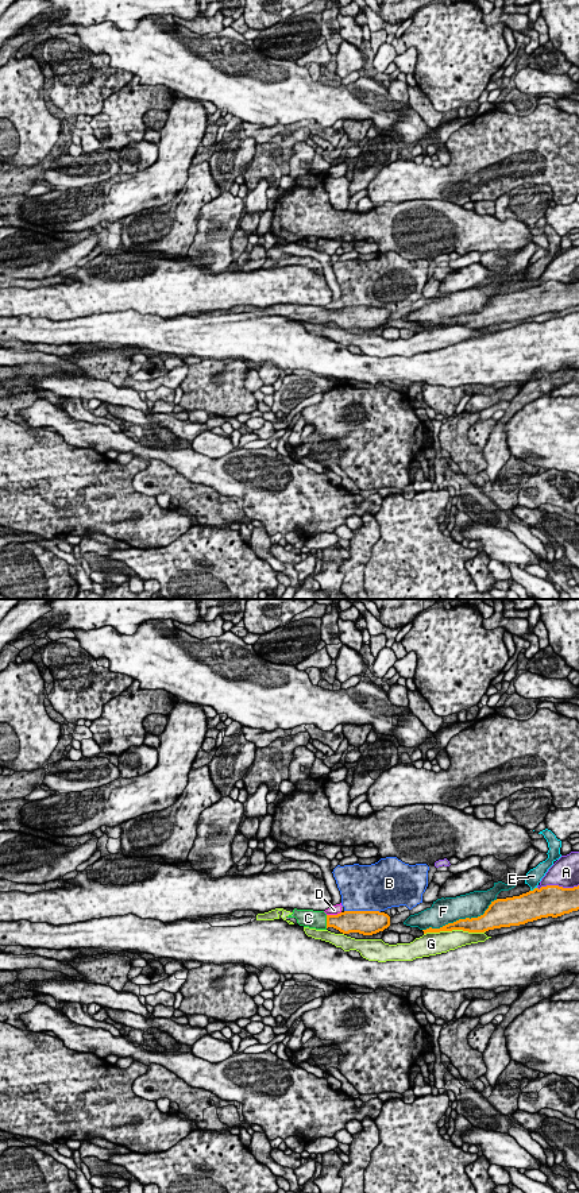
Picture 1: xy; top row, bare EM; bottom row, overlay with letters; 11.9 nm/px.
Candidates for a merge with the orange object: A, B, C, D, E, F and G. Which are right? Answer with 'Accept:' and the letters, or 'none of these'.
Accept: C

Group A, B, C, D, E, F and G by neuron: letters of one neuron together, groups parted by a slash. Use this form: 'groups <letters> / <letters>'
groups A / B D / C / E / F / G

